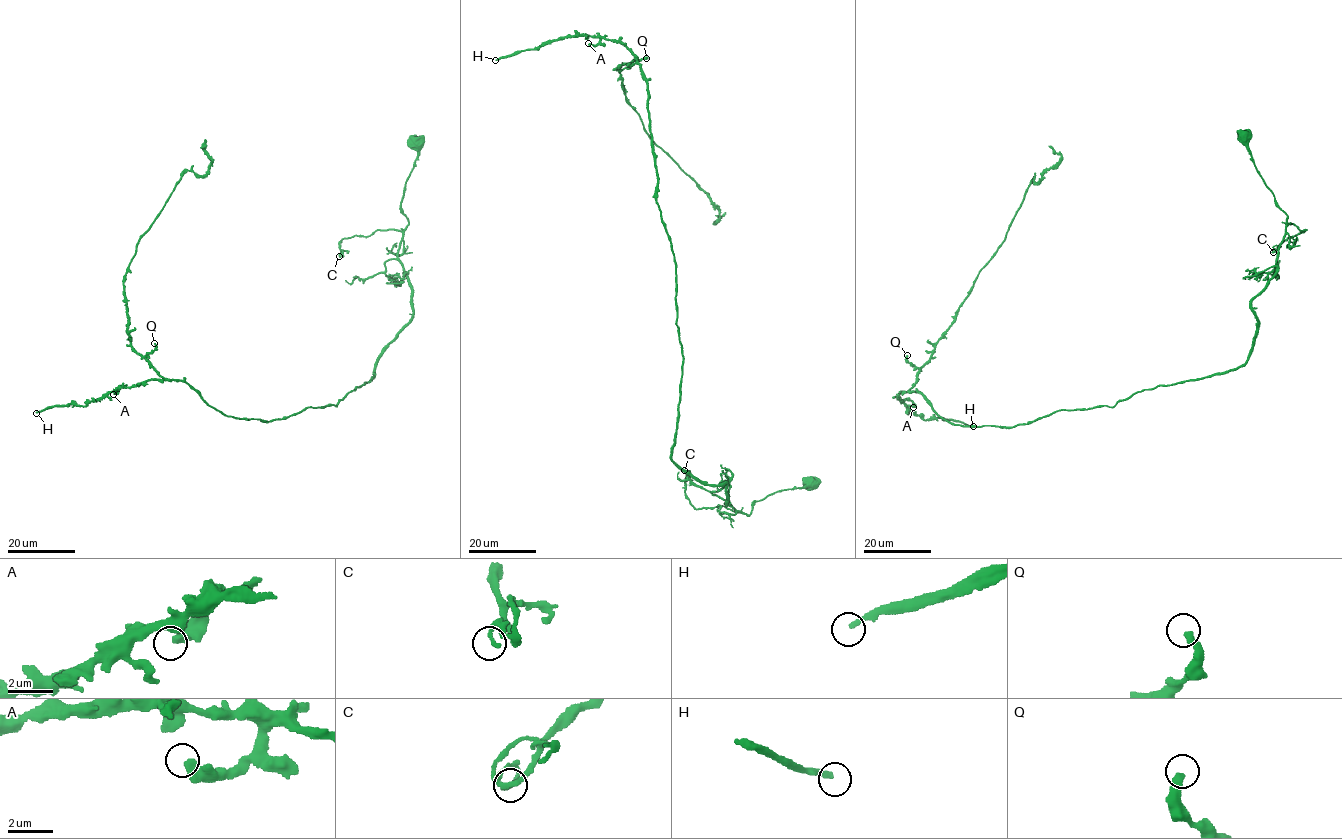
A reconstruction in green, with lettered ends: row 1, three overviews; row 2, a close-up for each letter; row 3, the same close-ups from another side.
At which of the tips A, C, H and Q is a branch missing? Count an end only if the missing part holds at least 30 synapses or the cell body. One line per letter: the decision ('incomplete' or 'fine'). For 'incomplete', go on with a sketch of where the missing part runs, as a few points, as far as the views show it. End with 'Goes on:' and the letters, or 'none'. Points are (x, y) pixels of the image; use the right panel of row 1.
A: fine
C: fine
H: incomplete; missing branch runs (973, 426), (999, 431), (1019, 442), (1033, 436), (1054, 439), (1060, 428), (1054, 421), (1057, 402), (1049, 396)
Q: fine
Goes on: H

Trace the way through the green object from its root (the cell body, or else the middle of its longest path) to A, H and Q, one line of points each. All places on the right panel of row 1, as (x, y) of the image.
A: (1244, 137), (1287, 219), (1244, 363), (1012, 427), (954, 425), (900, 392), (913, 407)
H: (1244, 137), (1287, 219), (1244, 363), (1012, 427), (954, 425), (900, 392), (924, 419), (973, 426)
Q: (1244, 137), (1287, 219), (1243, 364), (1112, 407), (964, 426), (910, 391), (907, 355)

